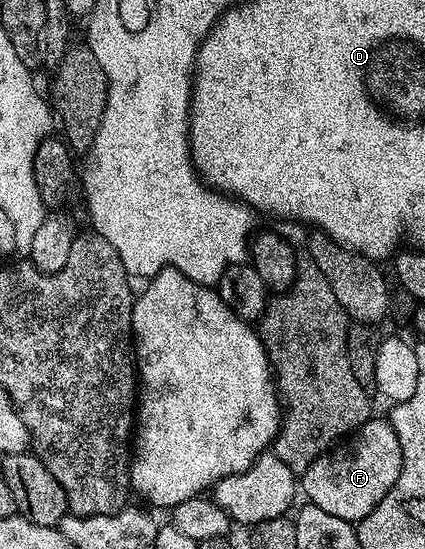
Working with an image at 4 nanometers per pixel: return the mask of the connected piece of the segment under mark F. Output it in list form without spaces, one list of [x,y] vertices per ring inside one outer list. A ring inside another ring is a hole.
[[[373,417],[345,442],[318,457],[301,475],[299,485],[310,504],[339,519],[358,523],[392,489],[402,466],[400,440],[390,420]]]

